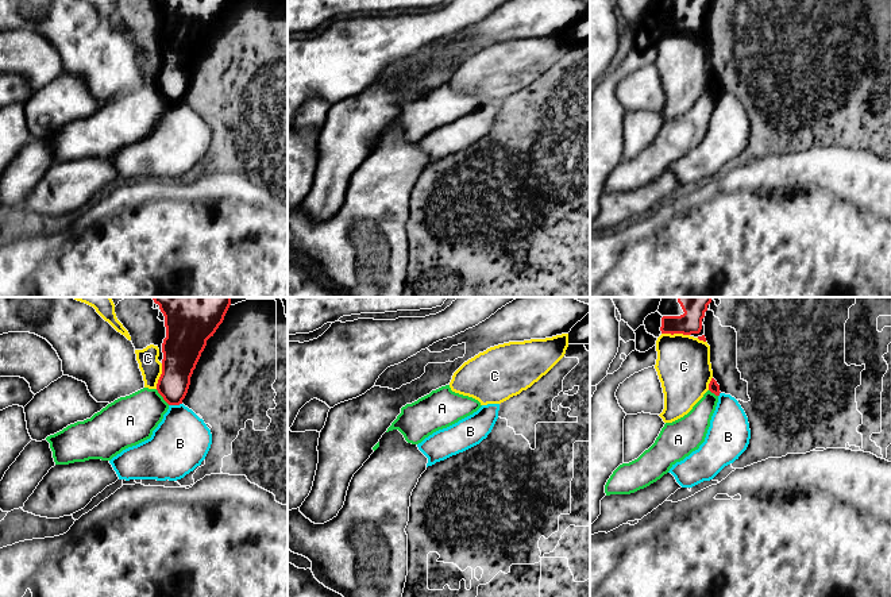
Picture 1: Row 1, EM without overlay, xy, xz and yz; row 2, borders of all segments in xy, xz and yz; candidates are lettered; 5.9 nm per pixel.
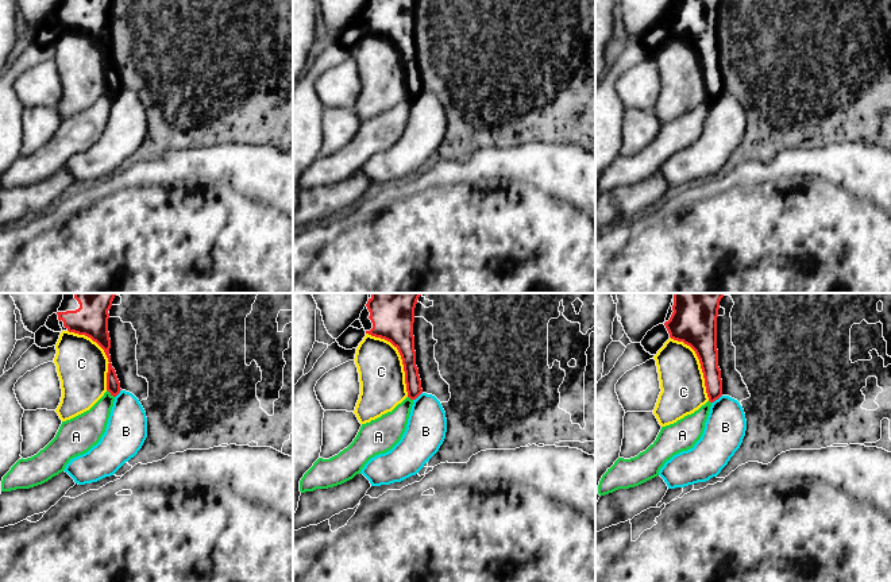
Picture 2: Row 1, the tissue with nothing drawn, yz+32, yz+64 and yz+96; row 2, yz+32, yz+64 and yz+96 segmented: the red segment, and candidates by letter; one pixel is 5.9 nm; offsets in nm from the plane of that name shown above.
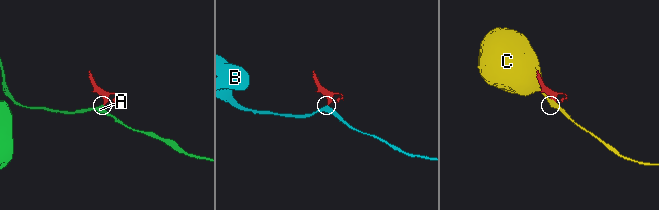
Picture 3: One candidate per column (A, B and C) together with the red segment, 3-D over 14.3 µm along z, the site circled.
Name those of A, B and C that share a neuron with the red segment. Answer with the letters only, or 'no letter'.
no letter

